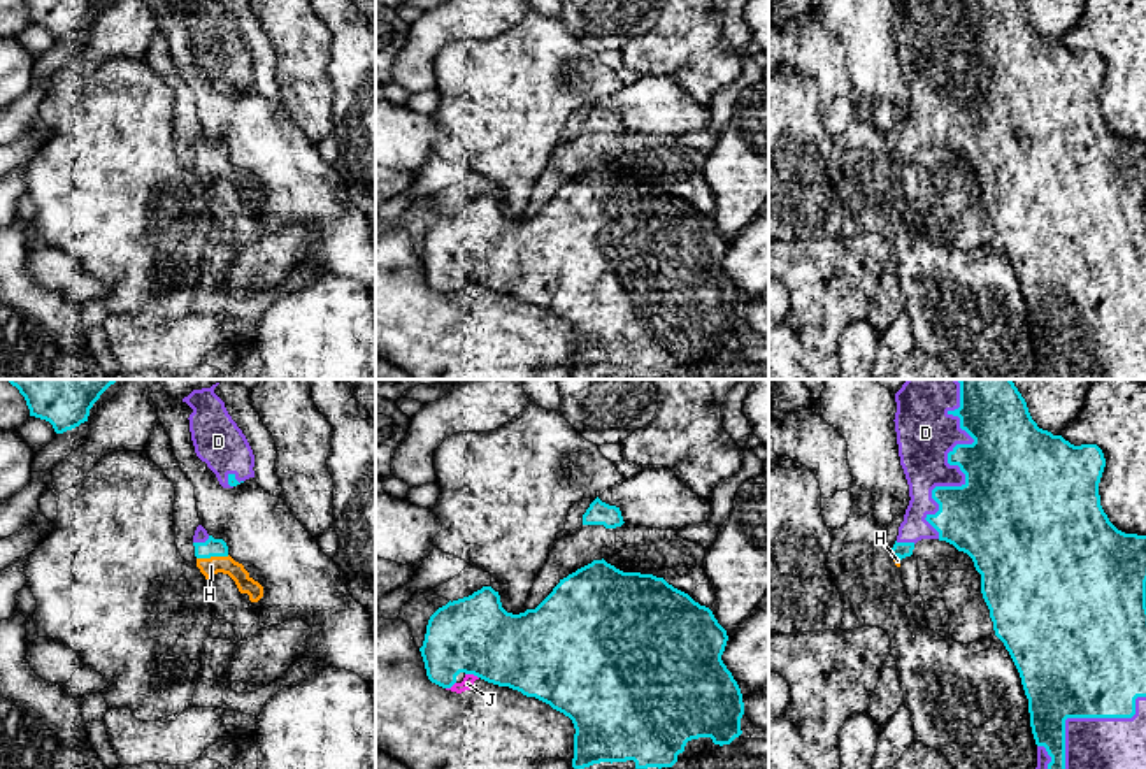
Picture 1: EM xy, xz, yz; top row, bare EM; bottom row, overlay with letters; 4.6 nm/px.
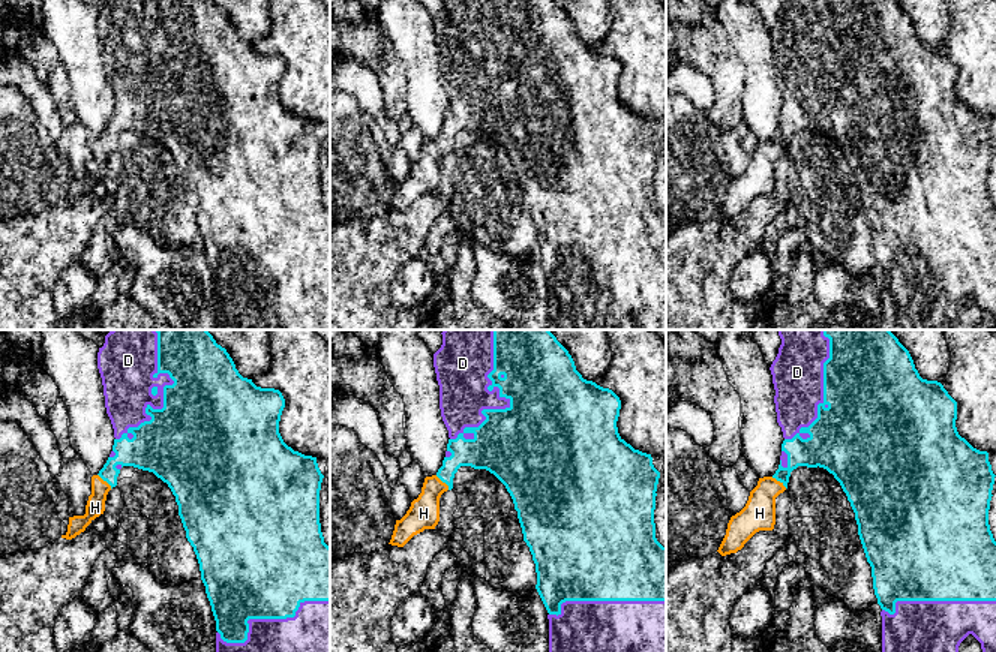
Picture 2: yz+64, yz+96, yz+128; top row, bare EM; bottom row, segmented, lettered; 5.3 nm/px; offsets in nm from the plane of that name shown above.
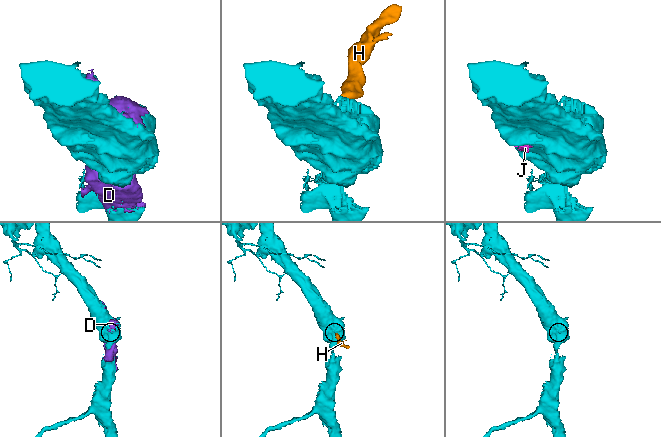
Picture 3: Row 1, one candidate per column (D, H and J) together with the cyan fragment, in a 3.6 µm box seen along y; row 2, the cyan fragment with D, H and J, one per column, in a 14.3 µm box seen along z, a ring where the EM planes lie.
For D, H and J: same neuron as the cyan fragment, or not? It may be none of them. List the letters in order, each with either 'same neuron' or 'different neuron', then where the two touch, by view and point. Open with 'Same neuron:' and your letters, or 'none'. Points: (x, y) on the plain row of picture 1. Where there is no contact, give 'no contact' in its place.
Same neuron: D, H
D: same neuron; contact yz (960, 76)
H: same neuron; contact xy (213, 162)
J: different neuron; contact xz (472, 280)

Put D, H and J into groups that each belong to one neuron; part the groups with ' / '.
D H / J

